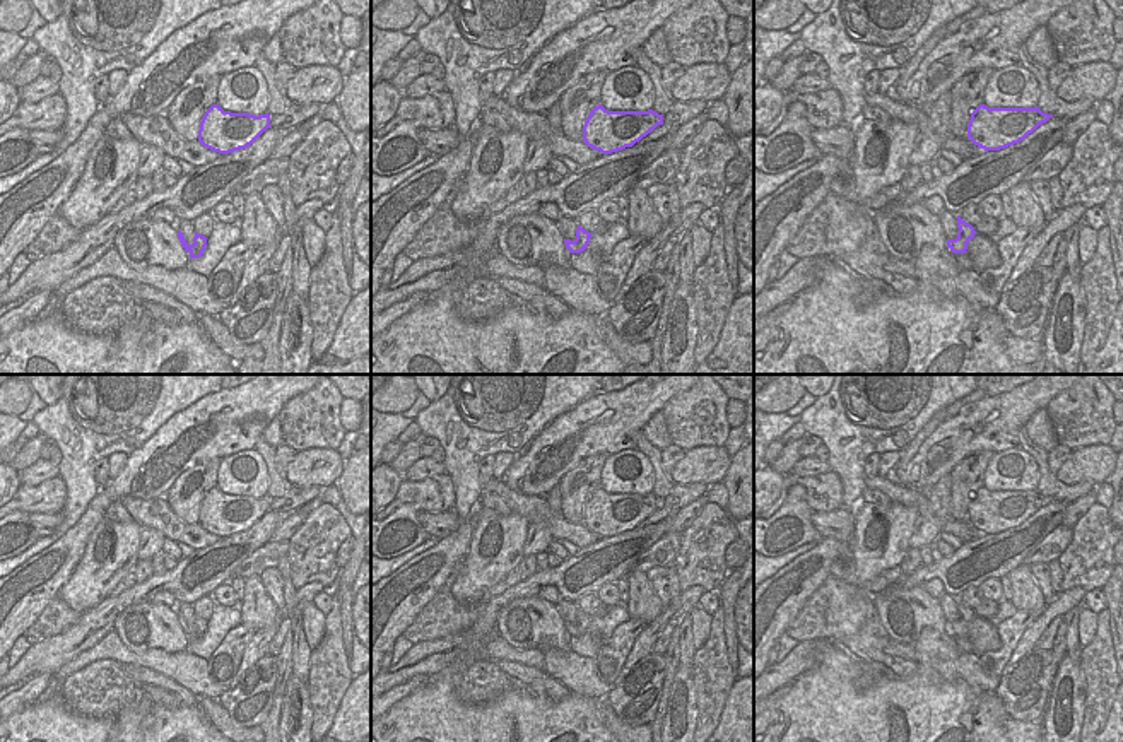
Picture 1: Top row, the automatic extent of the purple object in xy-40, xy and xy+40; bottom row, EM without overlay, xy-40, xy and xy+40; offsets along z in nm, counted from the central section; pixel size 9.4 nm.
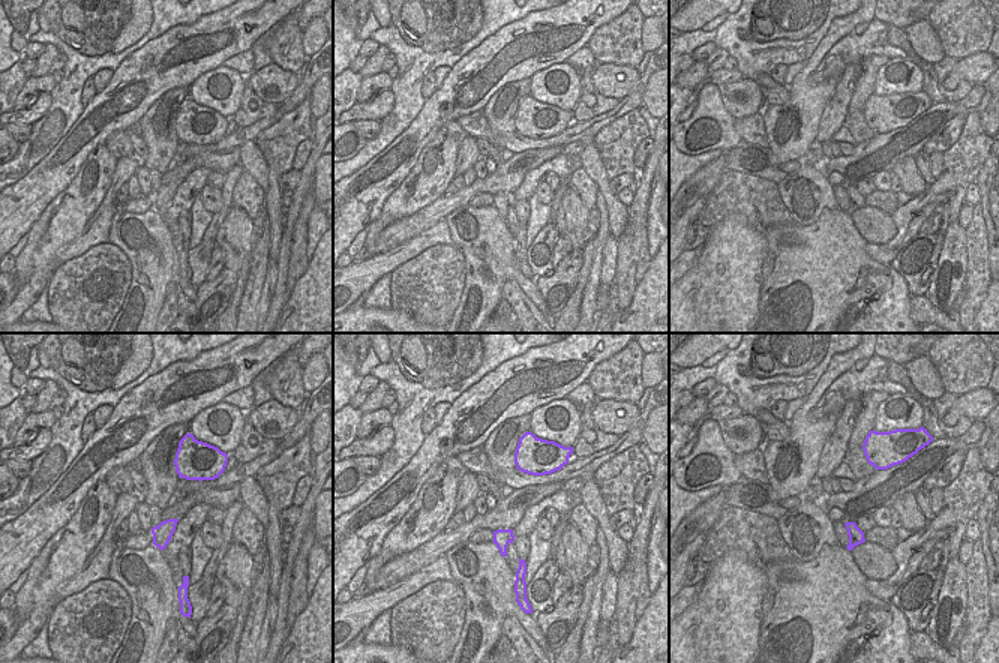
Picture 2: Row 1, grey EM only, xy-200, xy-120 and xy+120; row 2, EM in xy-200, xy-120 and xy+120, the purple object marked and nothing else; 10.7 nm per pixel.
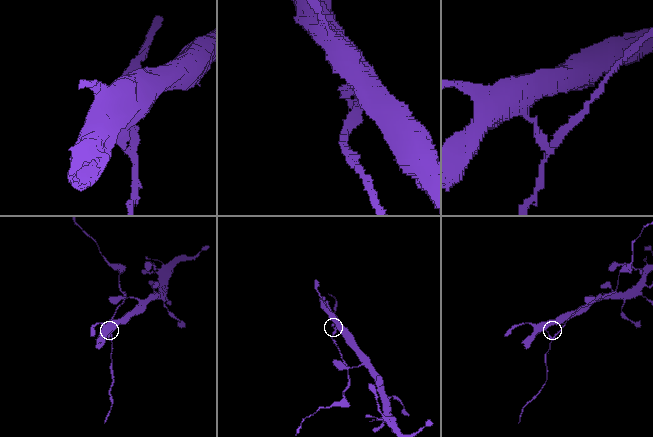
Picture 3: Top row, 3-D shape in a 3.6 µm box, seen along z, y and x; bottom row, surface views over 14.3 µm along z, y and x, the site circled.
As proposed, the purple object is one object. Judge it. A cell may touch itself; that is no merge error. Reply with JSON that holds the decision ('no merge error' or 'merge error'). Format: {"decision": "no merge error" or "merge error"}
{"decision": "merge error"}

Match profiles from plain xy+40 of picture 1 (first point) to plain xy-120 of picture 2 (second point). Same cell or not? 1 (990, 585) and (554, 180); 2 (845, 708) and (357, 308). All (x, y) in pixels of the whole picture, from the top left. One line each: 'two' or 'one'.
1: two
2: one

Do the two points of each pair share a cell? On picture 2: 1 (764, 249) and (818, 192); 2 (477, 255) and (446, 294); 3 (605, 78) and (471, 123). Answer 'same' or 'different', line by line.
1: different
2: different
3: different

